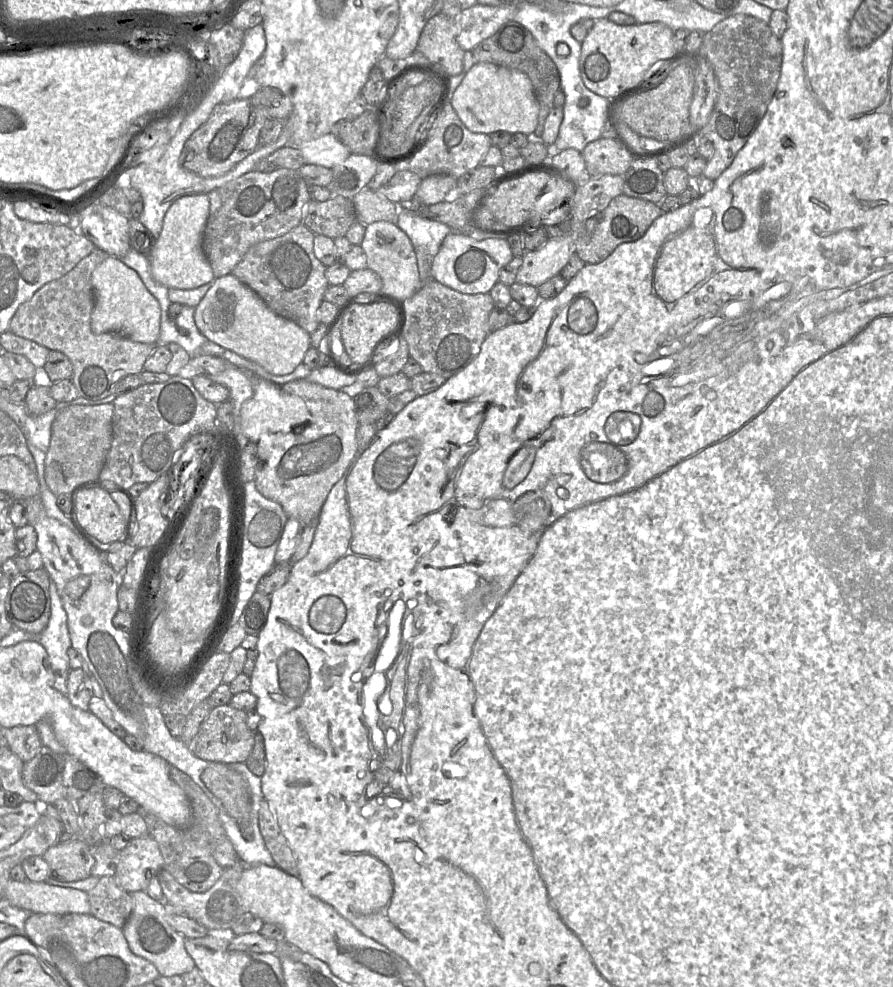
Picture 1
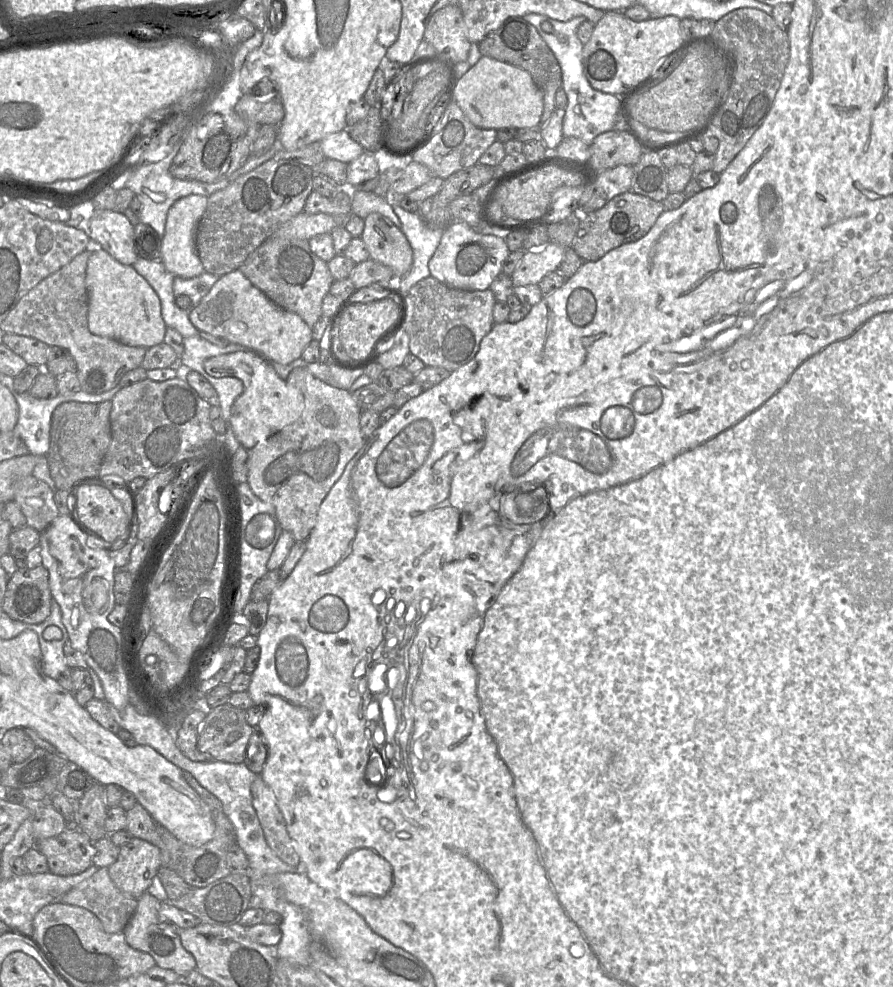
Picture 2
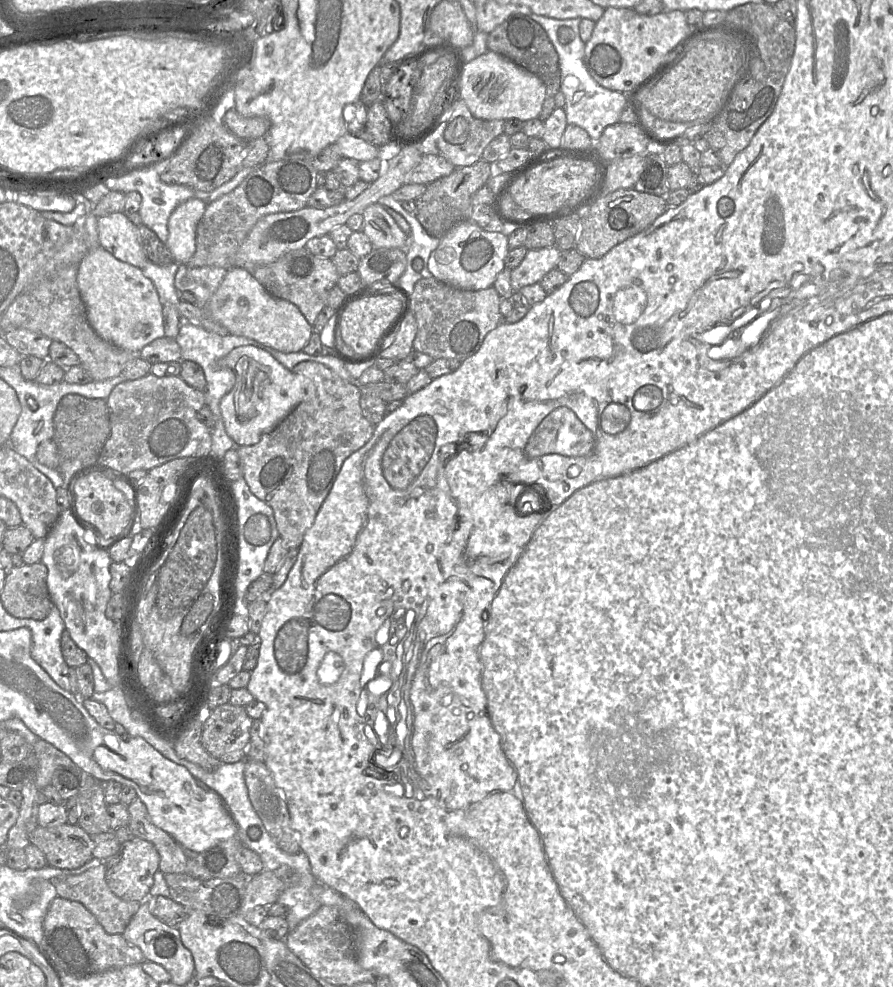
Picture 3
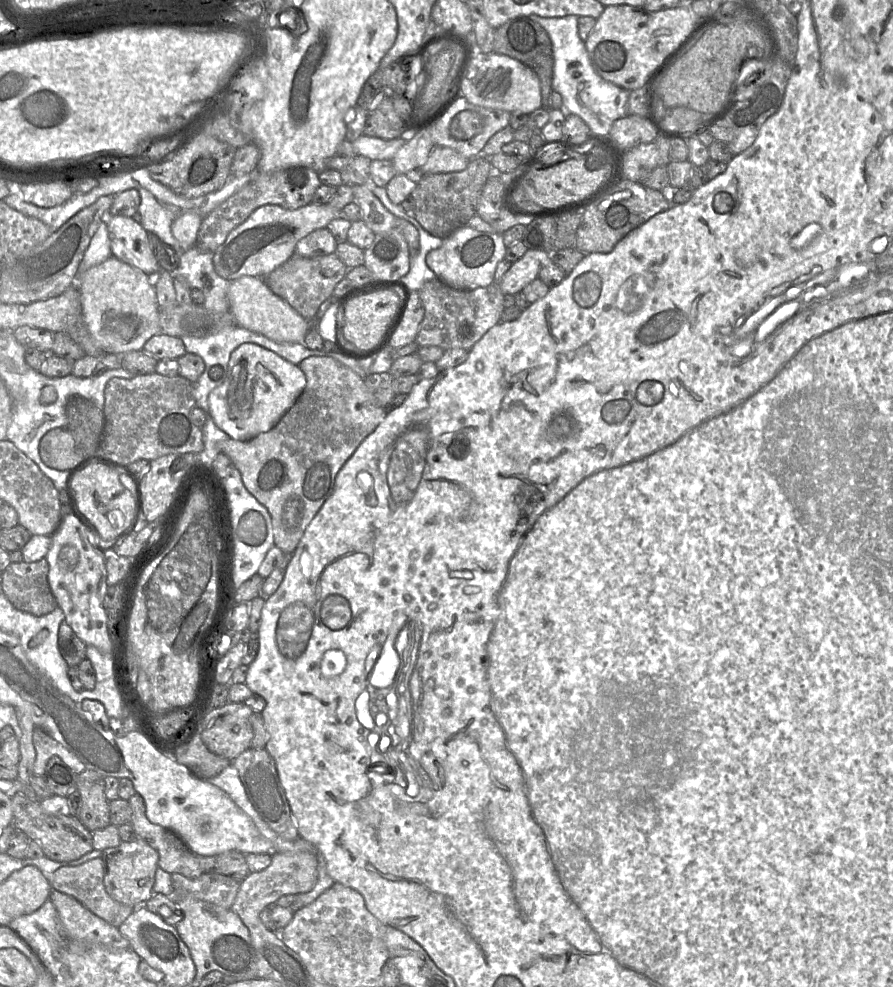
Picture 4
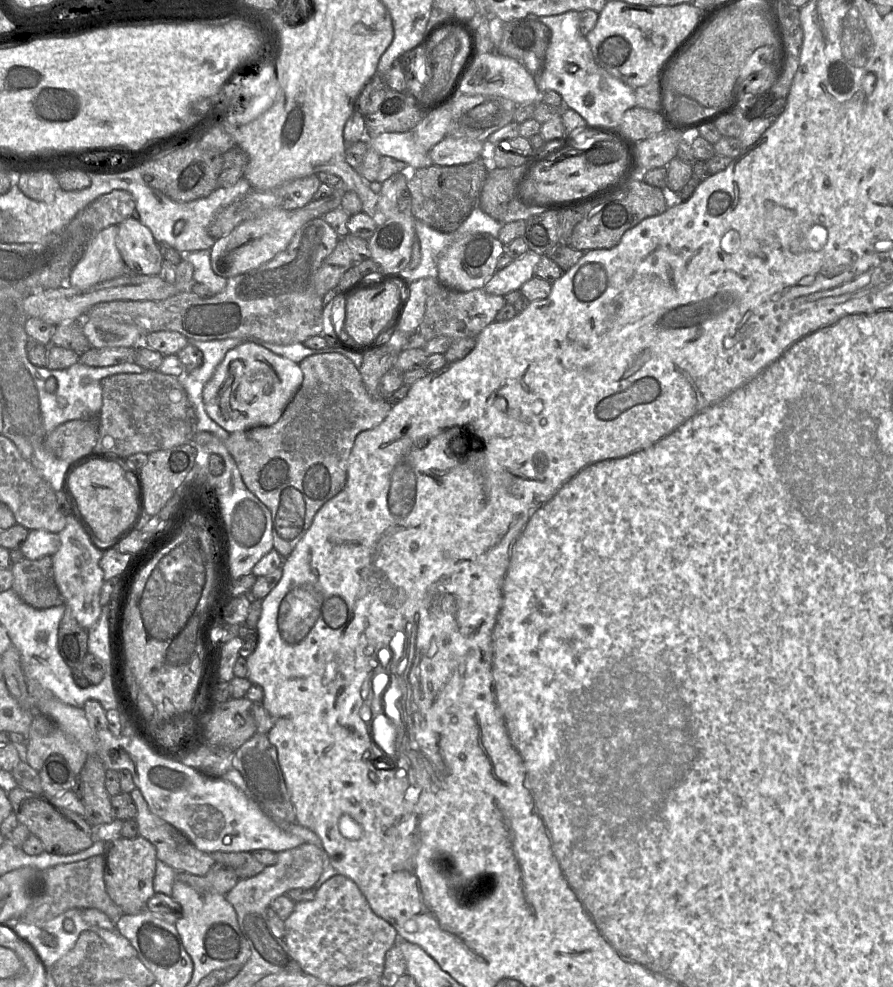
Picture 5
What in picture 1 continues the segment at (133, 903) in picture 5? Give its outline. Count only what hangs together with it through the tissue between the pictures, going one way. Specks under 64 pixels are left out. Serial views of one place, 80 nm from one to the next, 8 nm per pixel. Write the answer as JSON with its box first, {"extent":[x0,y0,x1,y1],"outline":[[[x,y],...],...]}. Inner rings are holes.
{"extent":[114,835,164,893],"outline":[[[150,835],[130,839],[128,845],[118,852],[118,863],[114,874],[117,884],[125,891],[131,893],[146,890],[151,879],[164,868],[164,858],[156,840]]]}

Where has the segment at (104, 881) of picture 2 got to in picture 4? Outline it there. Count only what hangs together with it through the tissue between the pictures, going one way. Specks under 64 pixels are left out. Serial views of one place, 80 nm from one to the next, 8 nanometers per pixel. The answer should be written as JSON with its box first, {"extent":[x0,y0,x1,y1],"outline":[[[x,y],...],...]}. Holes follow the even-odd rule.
{"extent":[49,857,136,928],"outline":[[[97,857],[78,866],[62,866],[58,868],[53,873],[53,877],[49,880],[49,883],[53,890],[57,890],[75,898],[95,915],[118,928],[136,907],[114,900],[105,889],[104,875],[104,860]]]}

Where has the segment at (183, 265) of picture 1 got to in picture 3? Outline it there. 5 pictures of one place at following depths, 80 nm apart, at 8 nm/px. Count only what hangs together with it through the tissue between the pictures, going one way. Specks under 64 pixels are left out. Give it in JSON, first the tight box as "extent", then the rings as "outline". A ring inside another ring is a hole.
{"extent":[166,198,206,264],"outline":[[[192,198],[178,205],[171,213],[166,246],[174,262],[187,264],[193,257],[196,249],[196,228],[205,209],[206,204],[202,200]]]}

